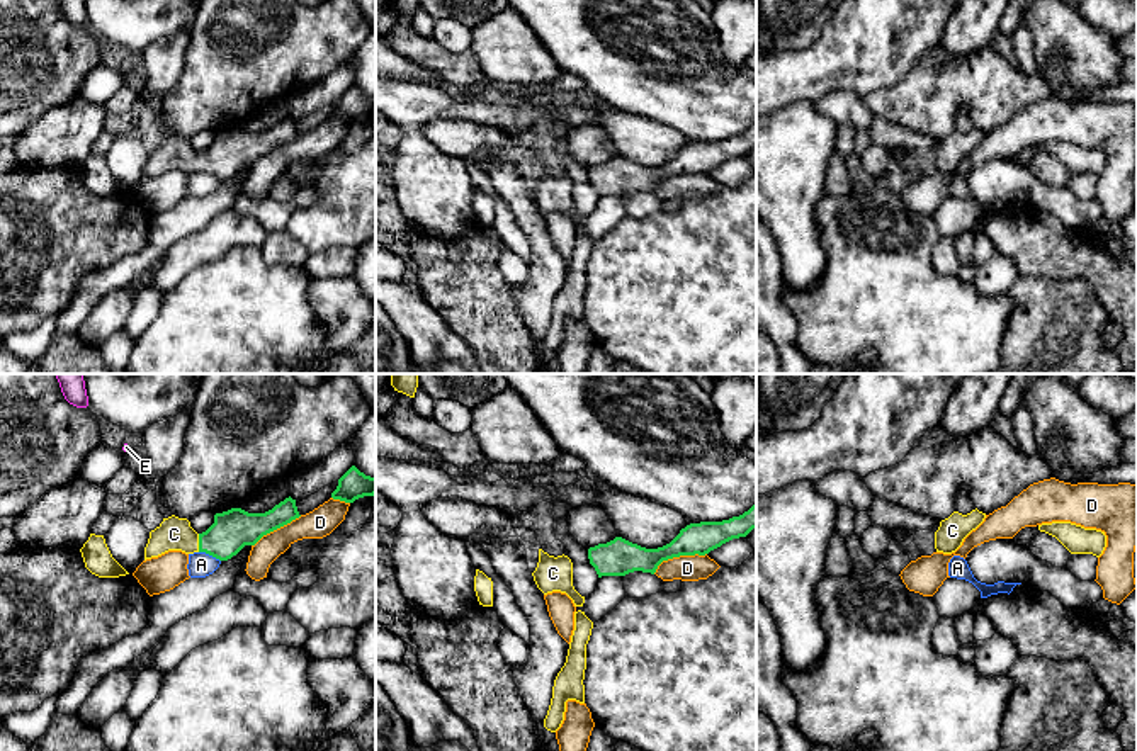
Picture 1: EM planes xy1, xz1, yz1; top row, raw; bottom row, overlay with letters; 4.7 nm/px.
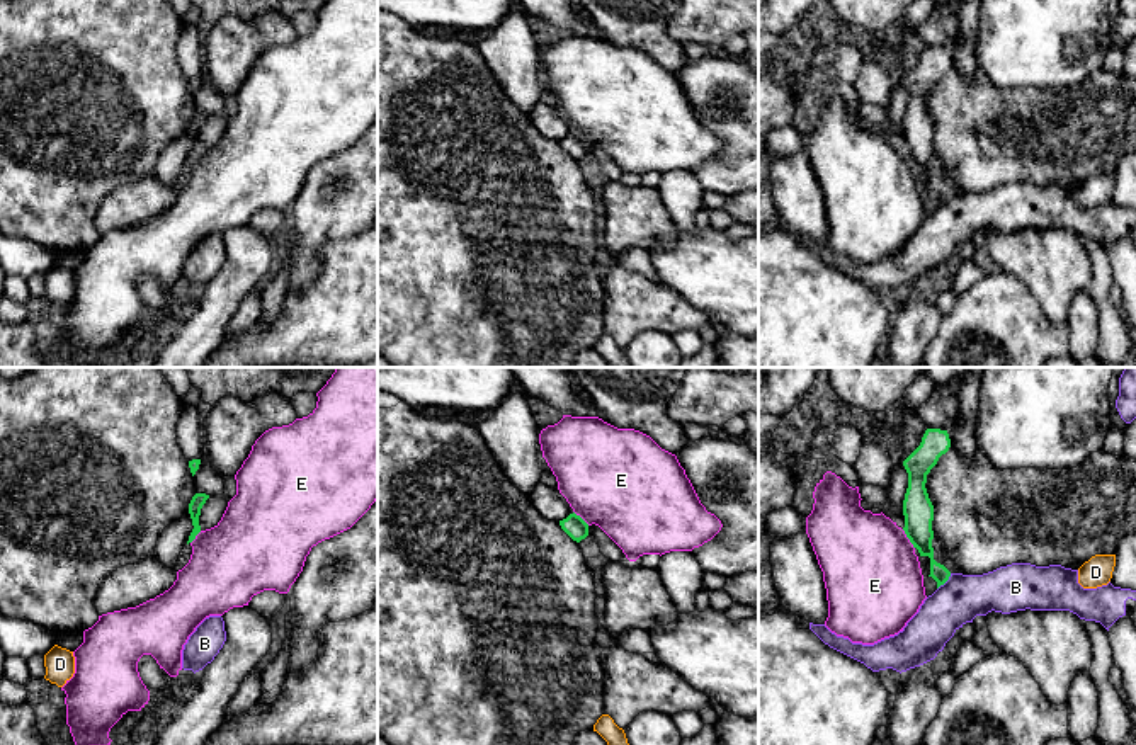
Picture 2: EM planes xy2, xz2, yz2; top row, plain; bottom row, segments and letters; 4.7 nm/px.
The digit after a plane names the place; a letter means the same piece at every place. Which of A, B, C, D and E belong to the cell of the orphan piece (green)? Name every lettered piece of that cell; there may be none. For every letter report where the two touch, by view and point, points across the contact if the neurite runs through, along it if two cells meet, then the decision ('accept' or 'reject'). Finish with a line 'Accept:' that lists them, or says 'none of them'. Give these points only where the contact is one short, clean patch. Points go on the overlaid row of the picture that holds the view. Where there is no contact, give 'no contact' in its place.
A: contact xy1 (209, 554); border xy1 (199, 551), (220, 561); reject
B: contact yz2 (944, 582); reject
C: contact xy1 (199, 542); way xy1 (231, 530), (221, 541), (199, 542), (191, 542), (174, 534); accept
D: contact xz1 (678, 556); reject
E: contact yz2 (908, 538); reject
Accept: C

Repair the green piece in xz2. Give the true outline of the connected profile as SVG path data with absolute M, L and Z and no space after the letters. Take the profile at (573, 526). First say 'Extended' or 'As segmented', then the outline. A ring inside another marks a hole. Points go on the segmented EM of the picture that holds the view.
As segmented. M575 512L559 520L559 526L577 543L588 536L588 524Z

